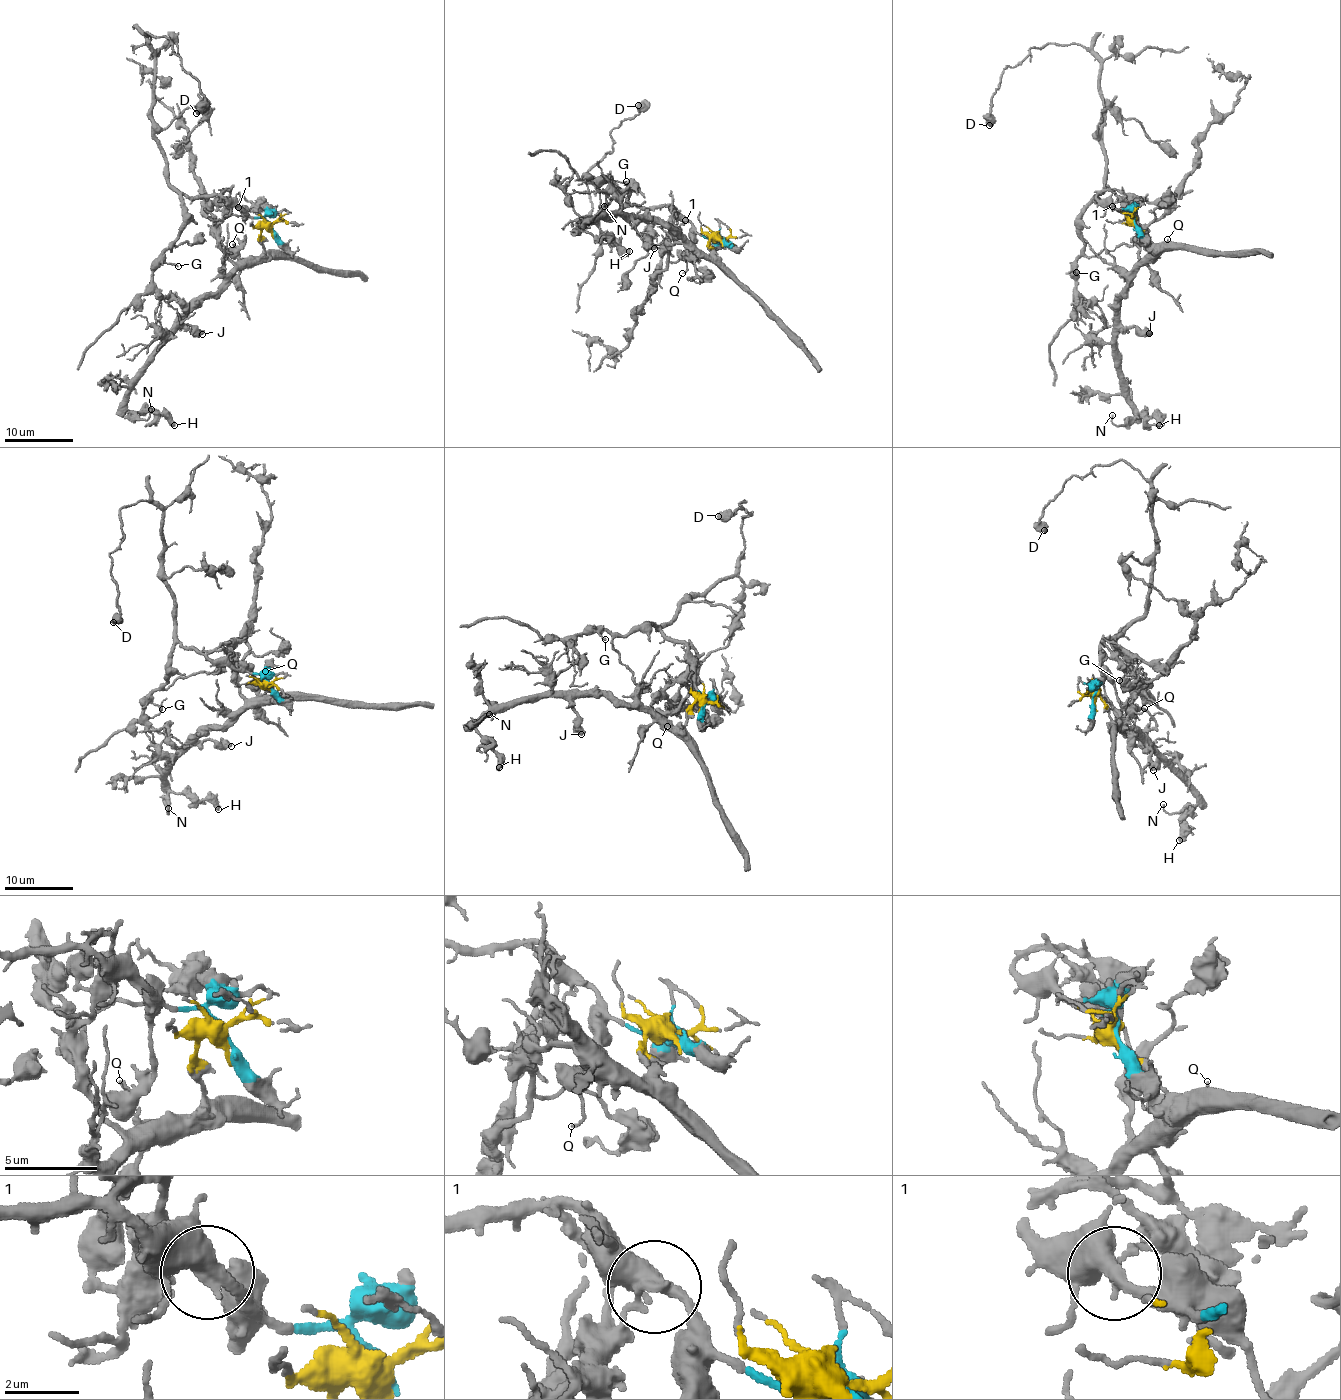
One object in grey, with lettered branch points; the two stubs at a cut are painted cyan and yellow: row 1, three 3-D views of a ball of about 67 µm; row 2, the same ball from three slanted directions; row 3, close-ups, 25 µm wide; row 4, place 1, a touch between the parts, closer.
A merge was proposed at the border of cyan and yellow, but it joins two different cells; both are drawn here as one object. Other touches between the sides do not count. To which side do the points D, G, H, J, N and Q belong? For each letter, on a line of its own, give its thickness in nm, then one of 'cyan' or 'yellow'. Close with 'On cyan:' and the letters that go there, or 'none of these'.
D: 600 nm thick; cyan
G: 160 nm thick; cyan
H: 500 nm thick; yellow
J: 600 nm thick; yellow
N: 120 nm thick; yellow
Q: 130 nm thick; cyan
On cyan: D, G, Q

